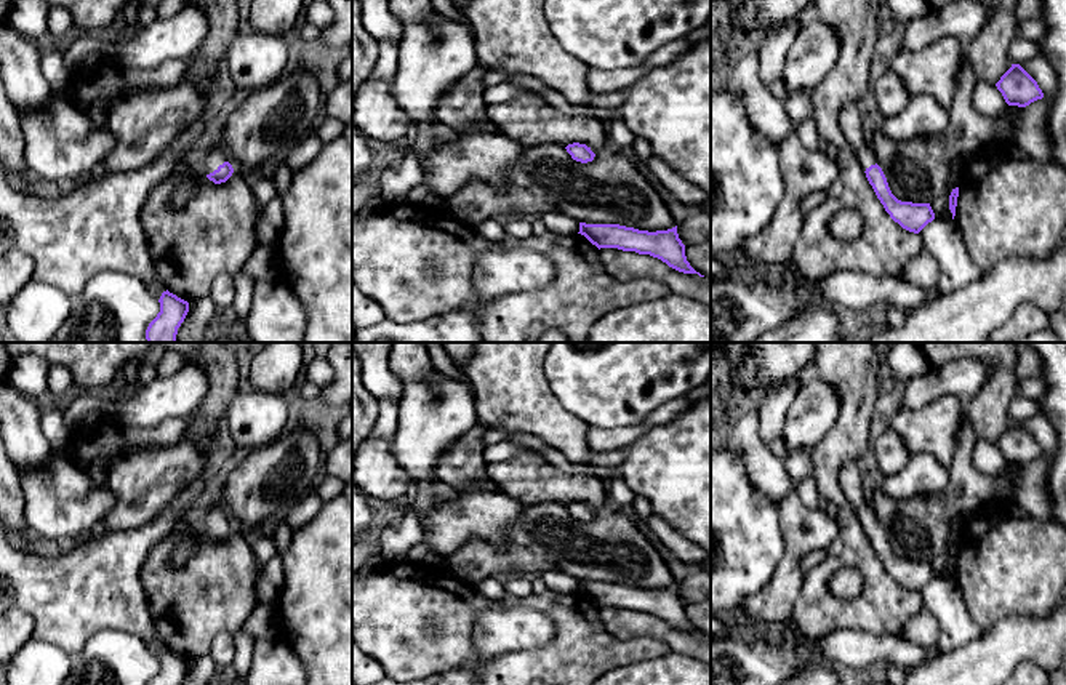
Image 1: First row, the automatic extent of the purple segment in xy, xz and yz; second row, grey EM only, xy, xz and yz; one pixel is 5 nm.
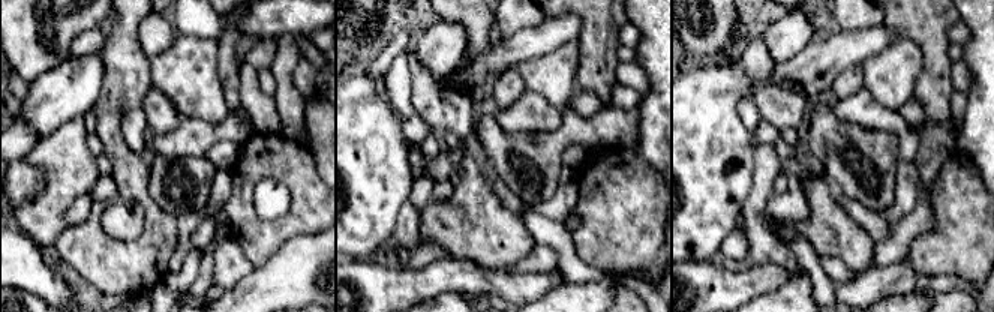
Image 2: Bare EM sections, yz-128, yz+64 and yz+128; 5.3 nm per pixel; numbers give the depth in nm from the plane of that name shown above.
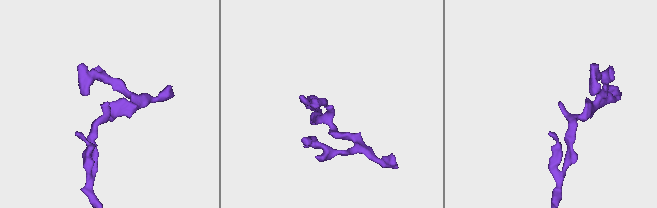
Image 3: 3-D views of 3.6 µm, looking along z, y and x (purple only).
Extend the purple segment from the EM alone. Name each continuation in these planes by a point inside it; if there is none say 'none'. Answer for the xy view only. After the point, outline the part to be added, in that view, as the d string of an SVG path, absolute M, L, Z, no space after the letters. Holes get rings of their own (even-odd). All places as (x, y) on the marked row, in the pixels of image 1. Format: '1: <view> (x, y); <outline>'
1: xy (212, 159); M210 147L210 149L206 149L205 154L203 154L205 174L213 173L224 162L226 160L221 157L219 147Z

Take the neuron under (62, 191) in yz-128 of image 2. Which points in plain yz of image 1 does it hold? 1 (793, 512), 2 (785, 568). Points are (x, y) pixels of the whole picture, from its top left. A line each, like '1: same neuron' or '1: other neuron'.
1: same neuron
2: same neuron

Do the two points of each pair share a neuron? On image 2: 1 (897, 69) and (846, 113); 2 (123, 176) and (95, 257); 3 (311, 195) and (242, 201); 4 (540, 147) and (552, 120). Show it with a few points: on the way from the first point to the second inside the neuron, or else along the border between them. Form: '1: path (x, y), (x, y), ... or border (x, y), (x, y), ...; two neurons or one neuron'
1: border (864, 86), (876, 99), (897, 111); two neurons
2: path (149, 204), (152, 234), (129, 257), (123, 257); one neuron
3: path (290, 174), (285, 170), (260, 170), (249, 180); one neuron
4: border (562, 111), (562, 120), (552, 132), (510, 132); two neurons

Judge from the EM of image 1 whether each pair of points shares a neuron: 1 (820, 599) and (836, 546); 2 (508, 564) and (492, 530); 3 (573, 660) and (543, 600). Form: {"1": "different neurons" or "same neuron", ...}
{"1": "different neurons", "2": "different neurons", "3": "same neuron"}

